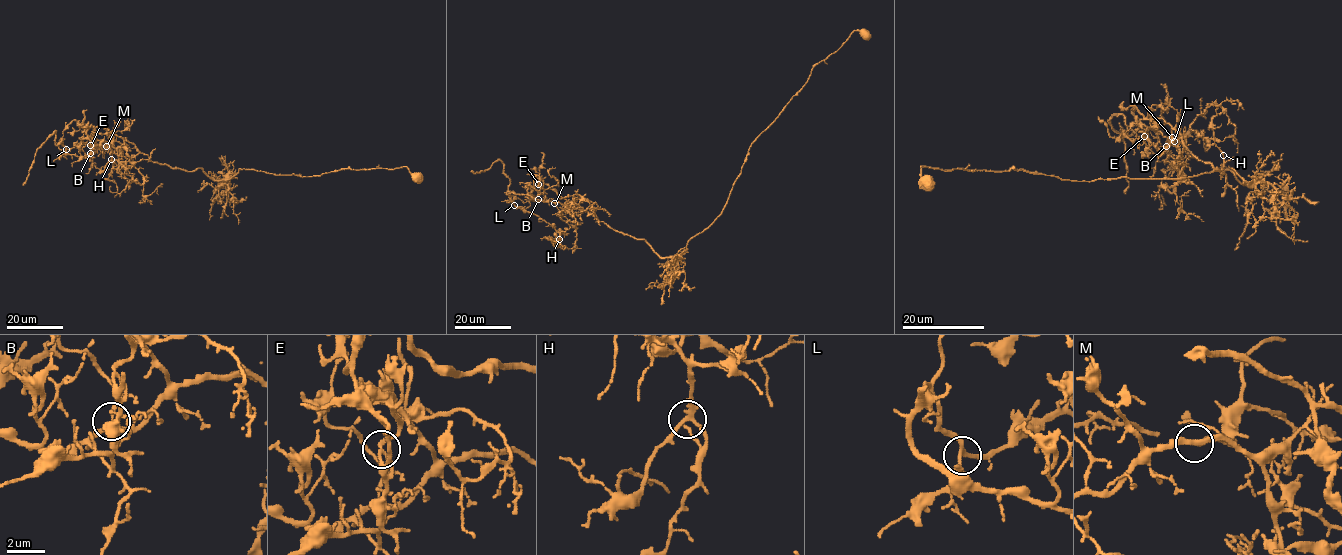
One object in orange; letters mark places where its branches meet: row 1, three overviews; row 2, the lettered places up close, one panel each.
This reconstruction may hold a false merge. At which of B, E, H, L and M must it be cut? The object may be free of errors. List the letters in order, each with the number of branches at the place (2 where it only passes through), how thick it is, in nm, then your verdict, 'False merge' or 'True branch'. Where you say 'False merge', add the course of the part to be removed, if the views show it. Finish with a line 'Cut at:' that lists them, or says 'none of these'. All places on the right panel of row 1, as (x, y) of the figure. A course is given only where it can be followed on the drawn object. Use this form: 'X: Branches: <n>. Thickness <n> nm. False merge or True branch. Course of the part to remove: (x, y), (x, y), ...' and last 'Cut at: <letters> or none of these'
B: Branches: 3. Thickness 200 nm. True branch
E: Branches: 2. Thickness 200 nm. False merge. Course of the part to remove: (1144, 136), (1150, 129), (1165, 136), (1161, 152), (1162, 126), (1176, 141), (1185, 132), (1211, 138), (1239, 211)
H: Branches: 3. Thickness 190 nm. True branch
L: Branches: 3. Thickness 190 nm. True branch
M: Branches: 3. Thickness 220 nm. True branch
Cut at: E

